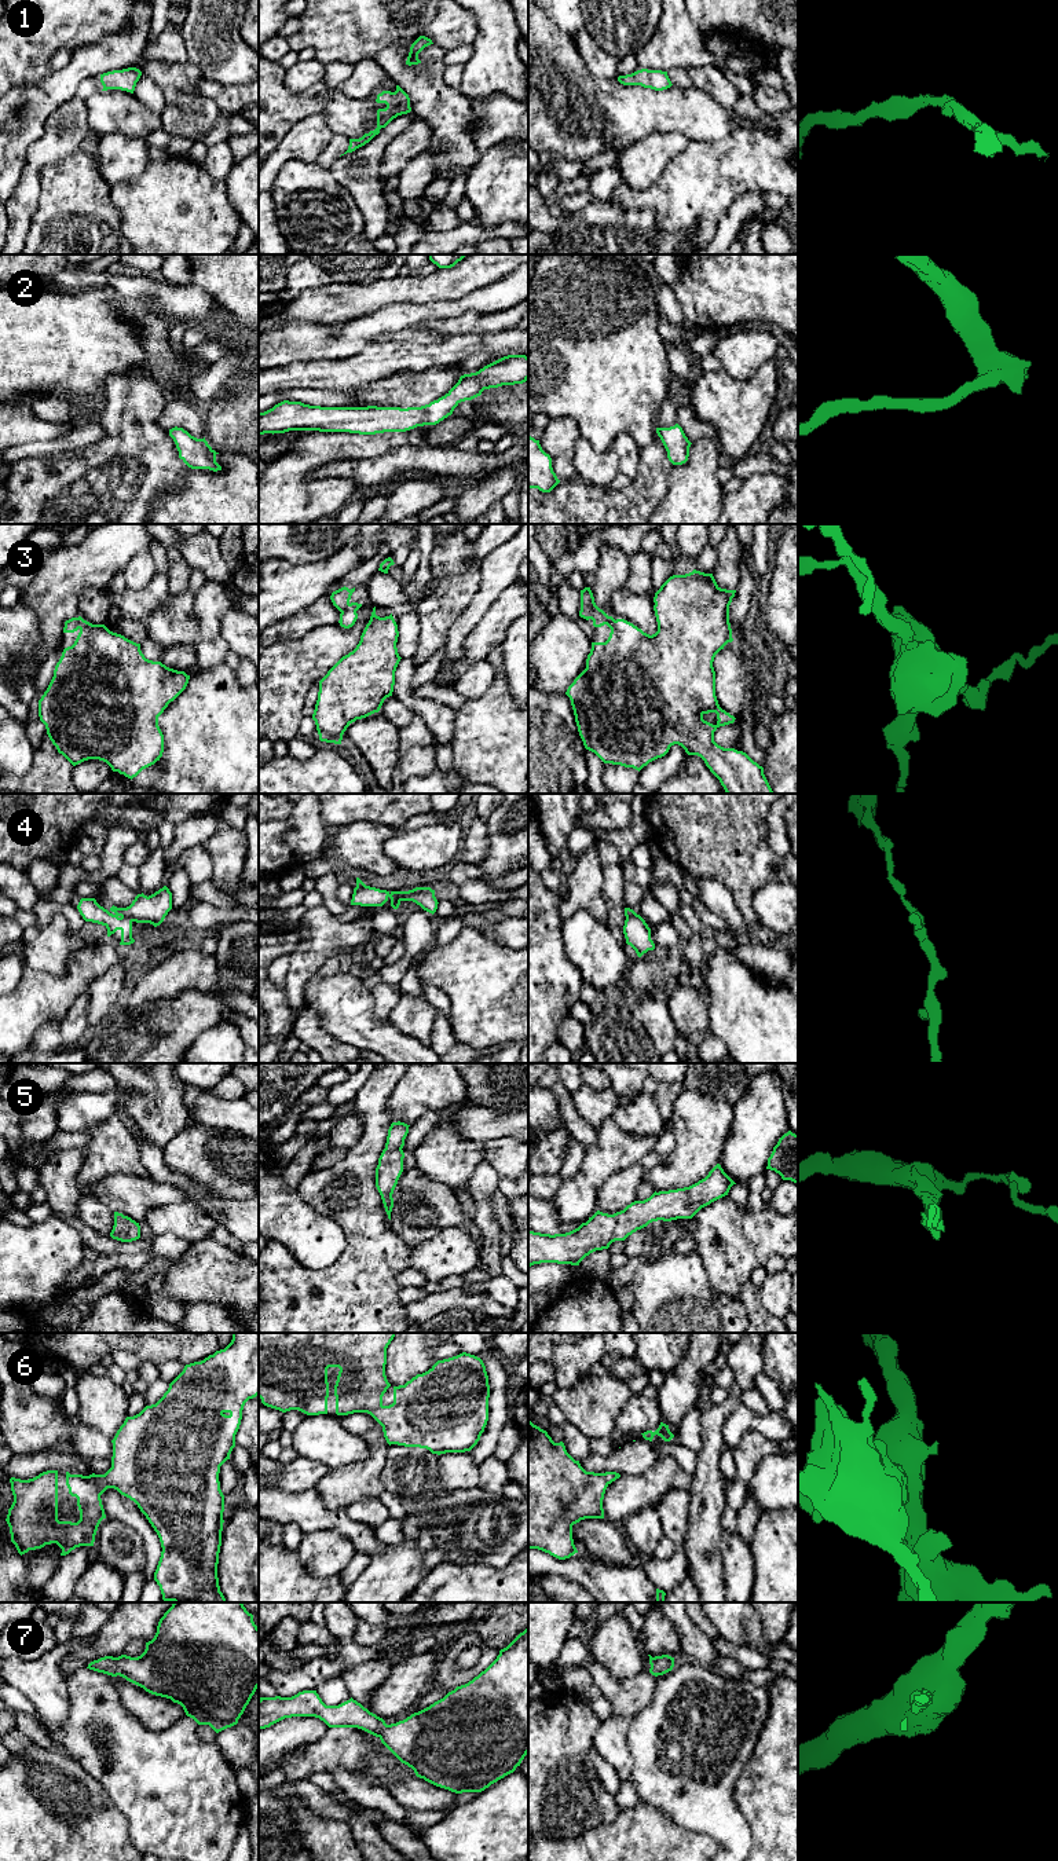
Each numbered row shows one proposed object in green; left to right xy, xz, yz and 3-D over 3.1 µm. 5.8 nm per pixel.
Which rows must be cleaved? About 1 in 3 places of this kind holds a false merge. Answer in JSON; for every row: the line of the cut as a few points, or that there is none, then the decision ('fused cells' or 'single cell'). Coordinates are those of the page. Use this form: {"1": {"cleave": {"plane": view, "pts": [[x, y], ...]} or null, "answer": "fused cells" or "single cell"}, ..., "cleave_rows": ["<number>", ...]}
{"1": {"cleave": null, "answer": "single cell"}, "2": {"cleave": null, "answer": "single cell"}, "3": {"cleave": null, "answer": "single cell"}, "4": {"cleave": {"plane": "xy", "pts": [[121, 916], [128, 916], [132, 920]]}, "answer": "fused cells"}, "5": {"cleave": null, "answer": "single cell"}, "6": {"cleave": null, "answer": "single cell"}, "7": {"cleave": null, "answer": "single cell"}, "cleave_rows": ["4"]}

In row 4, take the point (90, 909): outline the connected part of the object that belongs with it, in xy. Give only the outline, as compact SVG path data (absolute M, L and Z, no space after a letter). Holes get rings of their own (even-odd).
M81 898L77 909L85 922L102 924L107 928L107 937L117 930L121 931L120 945L131 945L135 942L132 938L132 920L129 917L118 917L100 906L95 898Z

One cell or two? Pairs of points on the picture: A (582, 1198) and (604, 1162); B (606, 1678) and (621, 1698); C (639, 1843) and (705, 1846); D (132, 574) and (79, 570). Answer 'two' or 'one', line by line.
A: one
B: one
C: one
D: two

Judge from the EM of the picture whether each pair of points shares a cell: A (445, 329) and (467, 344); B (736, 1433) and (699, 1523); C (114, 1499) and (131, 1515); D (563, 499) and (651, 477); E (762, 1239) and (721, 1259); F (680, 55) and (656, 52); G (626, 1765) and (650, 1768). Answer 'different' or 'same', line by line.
A: different
B: different
C: same
D: same
E: same
F: same
G: different

